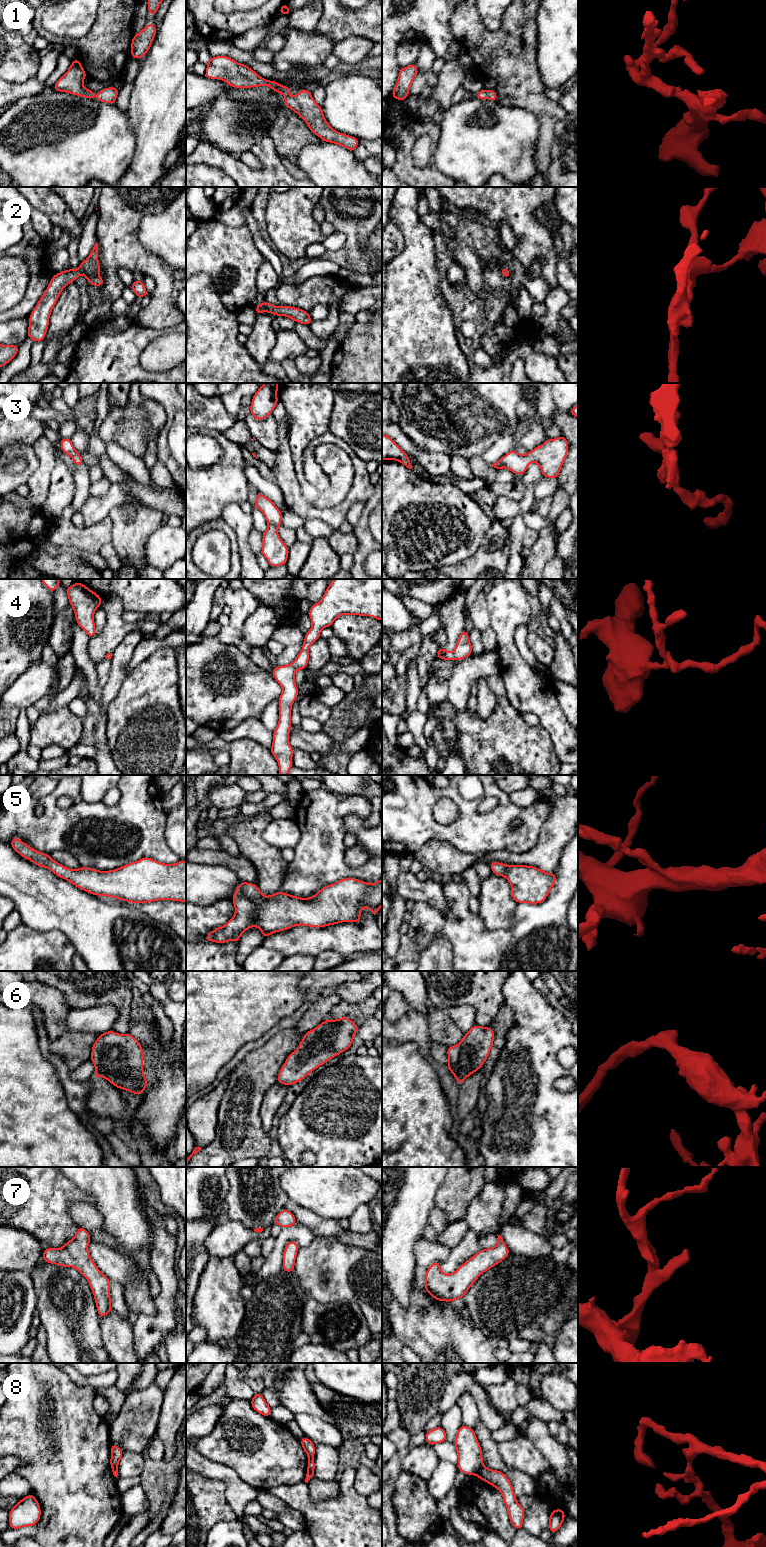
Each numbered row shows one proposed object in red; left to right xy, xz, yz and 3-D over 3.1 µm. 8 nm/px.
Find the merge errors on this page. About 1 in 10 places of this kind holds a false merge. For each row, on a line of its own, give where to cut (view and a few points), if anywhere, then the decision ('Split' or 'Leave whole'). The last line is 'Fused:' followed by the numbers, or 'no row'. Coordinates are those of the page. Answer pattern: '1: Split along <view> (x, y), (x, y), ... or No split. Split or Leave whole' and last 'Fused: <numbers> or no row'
1: No split. Leave whole
2: No split. Leave whole
3: No split. Leave whole
4: No split. Leave whole
5: No split. Leave whole
6: No split. Leave whole
7: No split. Leave whole
8: Split along yz (483, 1465), (475, 1474). Split
Fused: 8

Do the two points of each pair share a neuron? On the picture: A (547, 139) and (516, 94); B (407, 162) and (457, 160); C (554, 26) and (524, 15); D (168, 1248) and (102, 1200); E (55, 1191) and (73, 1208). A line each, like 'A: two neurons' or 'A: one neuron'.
A: one neuron
B: two neurons
C: two neurons
D: two neurons
E: two neurons

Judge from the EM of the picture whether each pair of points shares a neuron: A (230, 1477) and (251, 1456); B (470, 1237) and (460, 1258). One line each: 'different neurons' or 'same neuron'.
A: different neurons
B: same neuron

